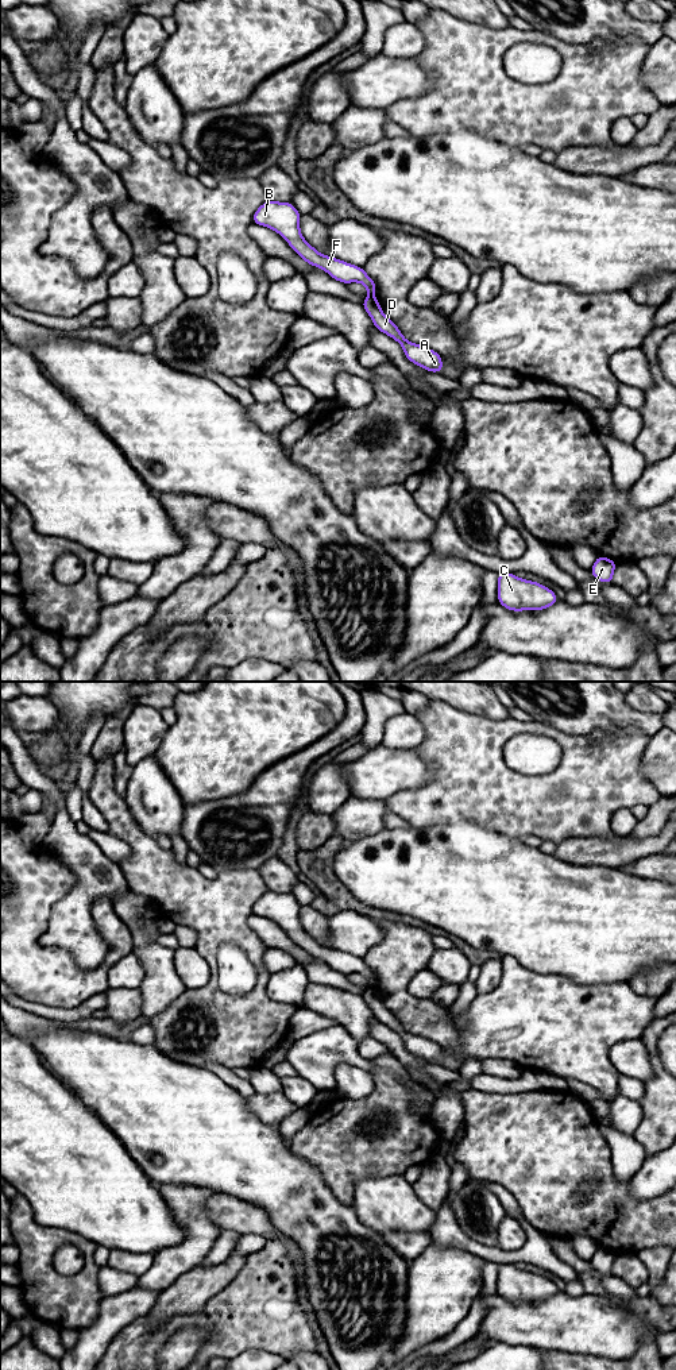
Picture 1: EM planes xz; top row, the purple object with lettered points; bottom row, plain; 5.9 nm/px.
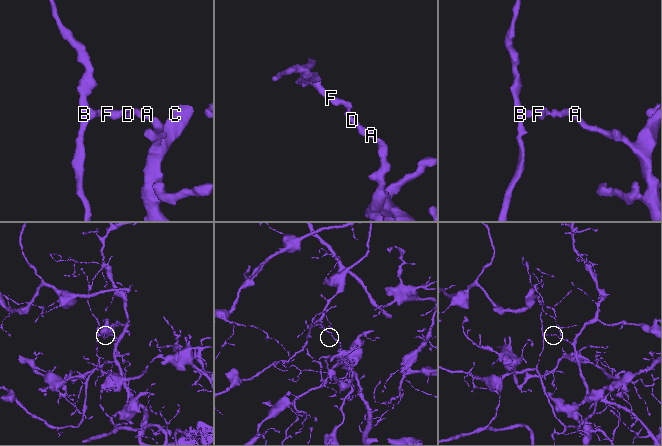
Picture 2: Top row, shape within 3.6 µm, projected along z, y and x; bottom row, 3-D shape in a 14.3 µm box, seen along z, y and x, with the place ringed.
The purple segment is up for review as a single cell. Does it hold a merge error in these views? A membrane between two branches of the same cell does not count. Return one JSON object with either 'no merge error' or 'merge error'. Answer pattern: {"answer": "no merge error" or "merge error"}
{"answer": "merge error"}

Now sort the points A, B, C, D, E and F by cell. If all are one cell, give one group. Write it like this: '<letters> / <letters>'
A C D E / B F

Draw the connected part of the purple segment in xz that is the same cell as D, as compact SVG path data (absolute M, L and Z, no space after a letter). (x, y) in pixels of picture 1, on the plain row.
M374 987L364 989L362 996L364 1002L370 1006L374 1018L378 1022L382 1022L383 1024L393 1029L395 1033L398 1033L402 1037L407 1051L424 1058L426 1062L432 1062L432 1064L443 1062L441 1046L439 1046L433 1041L407 1033L403 1029L402 1023L398 1020L398 1018L385 1007L379 993Z

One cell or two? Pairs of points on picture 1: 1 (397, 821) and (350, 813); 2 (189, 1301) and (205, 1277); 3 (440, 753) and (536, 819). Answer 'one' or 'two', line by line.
1: two
2: one
3: one

